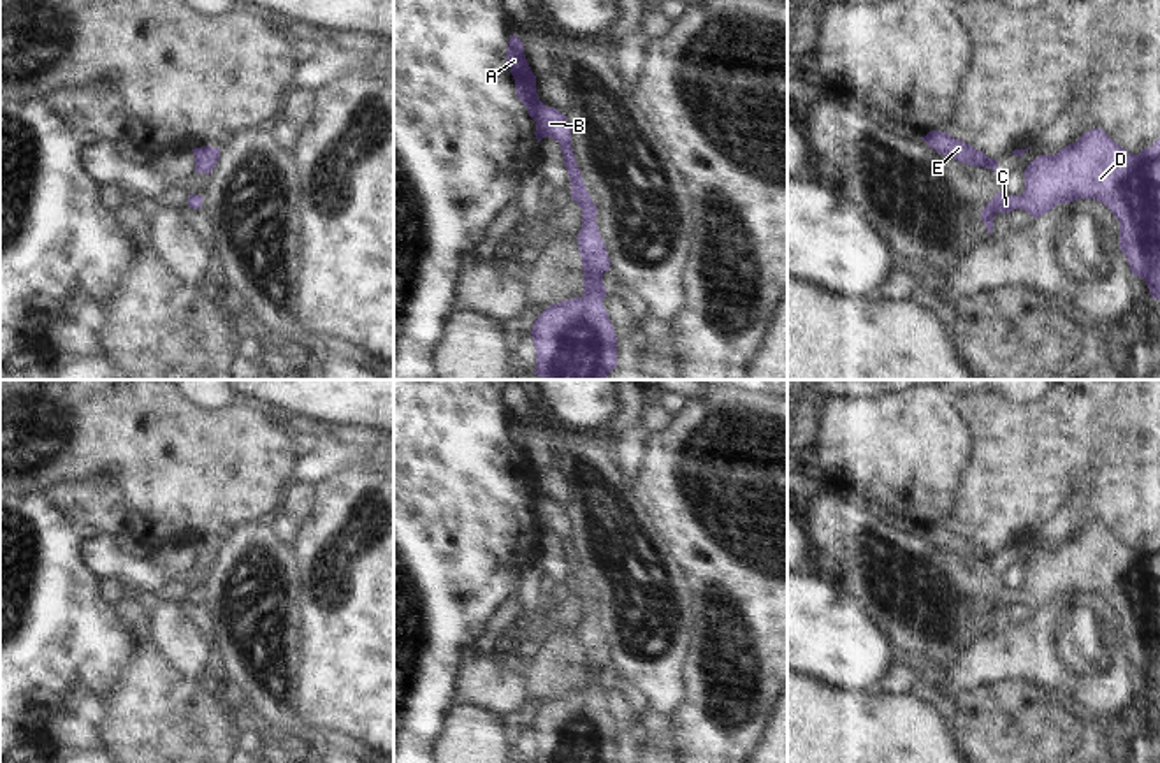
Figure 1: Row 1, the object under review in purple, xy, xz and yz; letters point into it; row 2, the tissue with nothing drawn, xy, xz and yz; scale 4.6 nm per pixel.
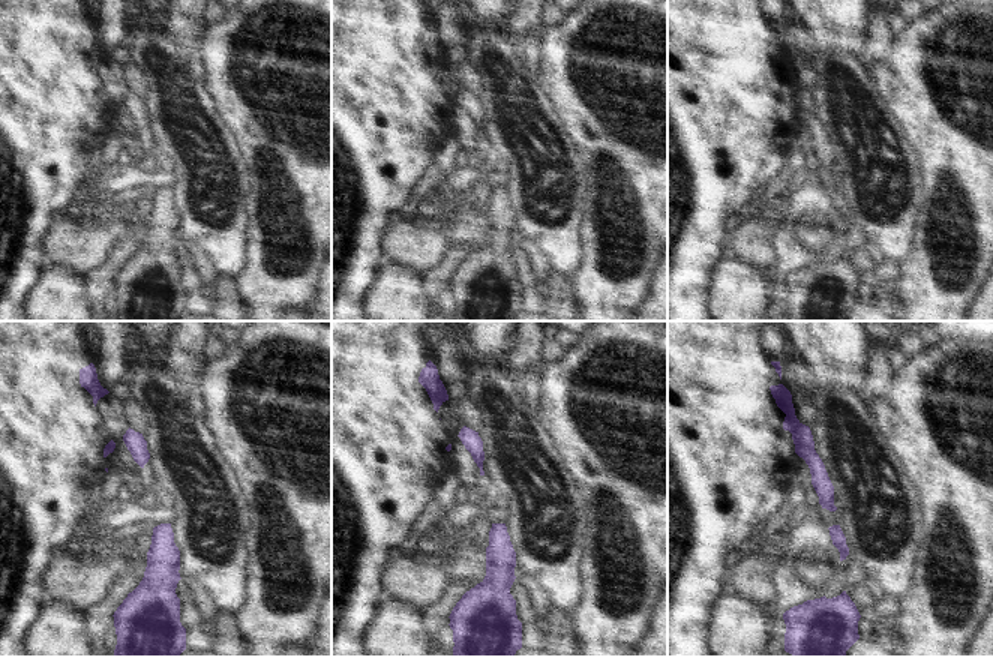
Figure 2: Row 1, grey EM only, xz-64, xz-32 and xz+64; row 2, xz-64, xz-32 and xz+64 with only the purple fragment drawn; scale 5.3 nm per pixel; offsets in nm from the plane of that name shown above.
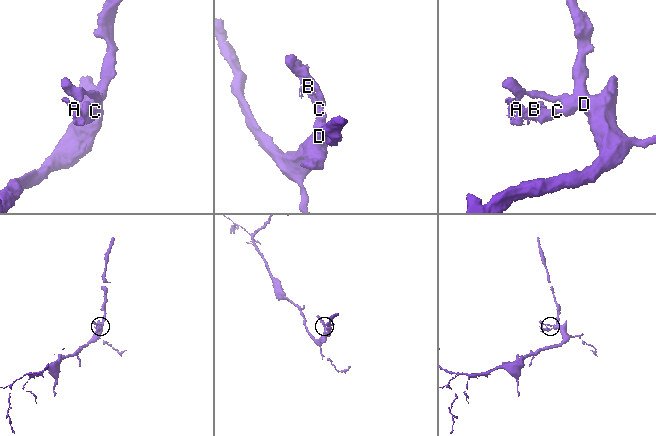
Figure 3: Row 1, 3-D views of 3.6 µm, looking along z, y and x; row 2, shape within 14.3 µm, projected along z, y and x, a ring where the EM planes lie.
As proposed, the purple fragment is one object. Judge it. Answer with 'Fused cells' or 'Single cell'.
Single cell.

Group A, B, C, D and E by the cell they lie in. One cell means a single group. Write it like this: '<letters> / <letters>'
A B C D E

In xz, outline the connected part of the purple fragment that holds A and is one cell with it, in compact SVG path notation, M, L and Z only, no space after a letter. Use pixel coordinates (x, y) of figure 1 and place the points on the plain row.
M510 429L506 455L515 473L518 494L536 515L536 533L552 531L559 536L571 575L571 594L582 601L578 643L584 663L584 689L548 700L533 717L536 763L615 763L617 730L603 700L606 682L603 666L610 663L610 650L596 619L594 600L576 559L571 541L571 522L562 506L547 501L536 487L533 468L522 434Z

